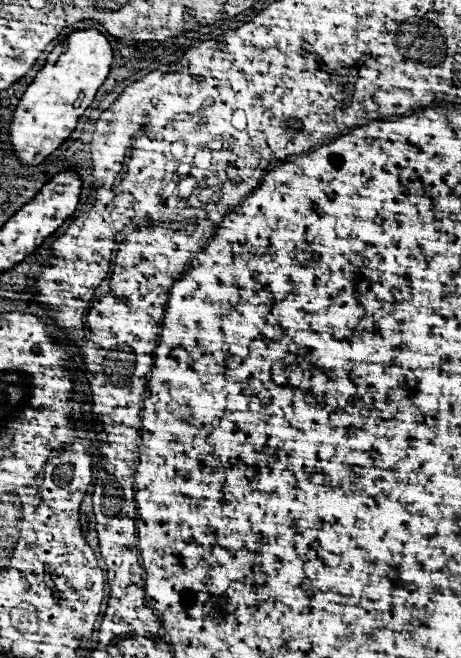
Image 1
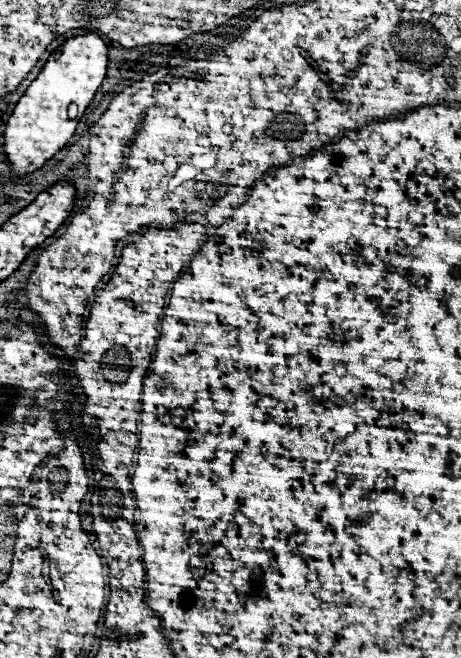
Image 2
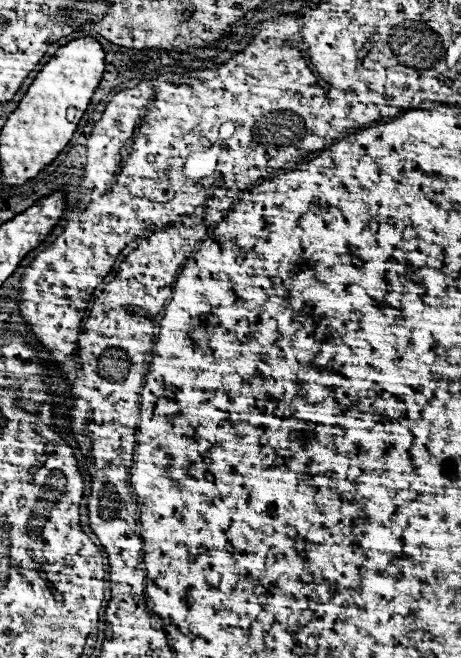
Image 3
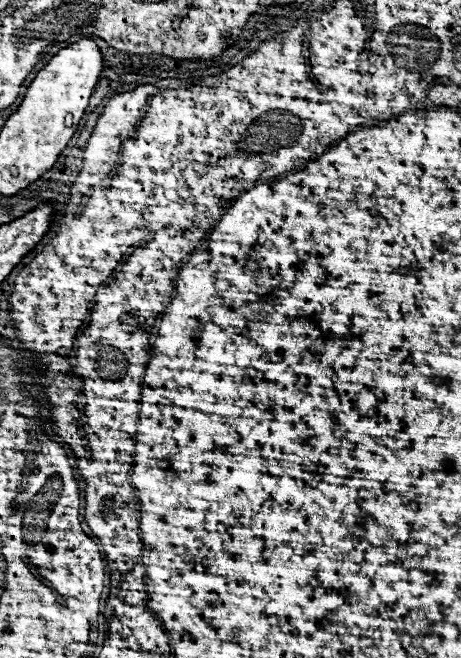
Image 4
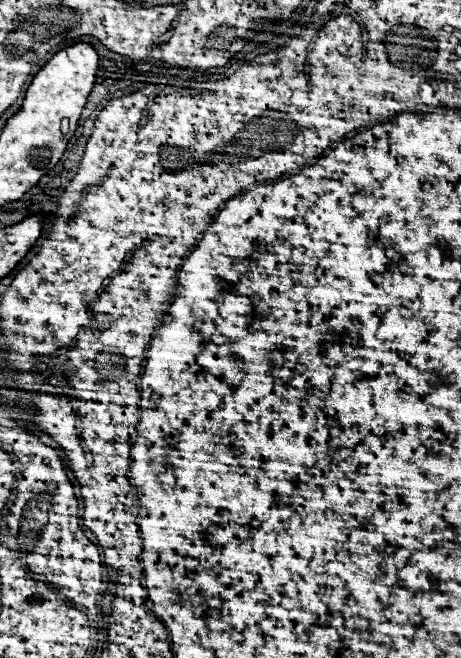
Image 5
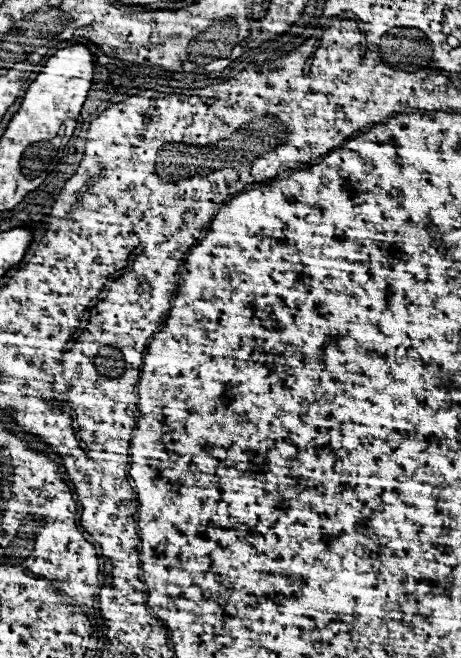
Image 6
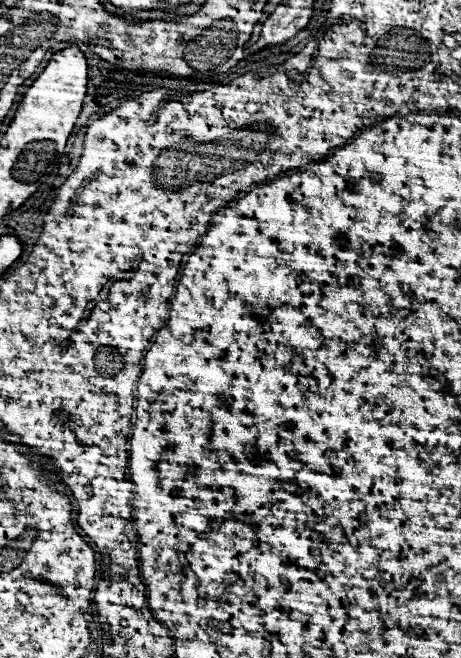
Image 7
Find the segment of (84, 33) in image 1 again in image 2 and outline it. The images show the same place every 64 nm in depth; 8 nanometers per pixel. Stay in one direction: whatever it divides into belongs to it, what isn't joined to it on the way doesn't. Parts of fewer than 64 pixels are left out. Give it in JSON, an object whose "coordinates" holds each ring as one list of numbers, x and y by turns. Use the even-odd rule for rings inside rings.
{"coordinates":[[94,32,70,38,50,54,48,62,28,86,26,94,18,100,12,116,6,122,4,152,14,176,24,178,26,174,40,170,46,160,54,158,54,154,68,144,78,126,78,118,68,118,68,106,76,104,80,116,84,114,106,76,106,66,106,44]]}

